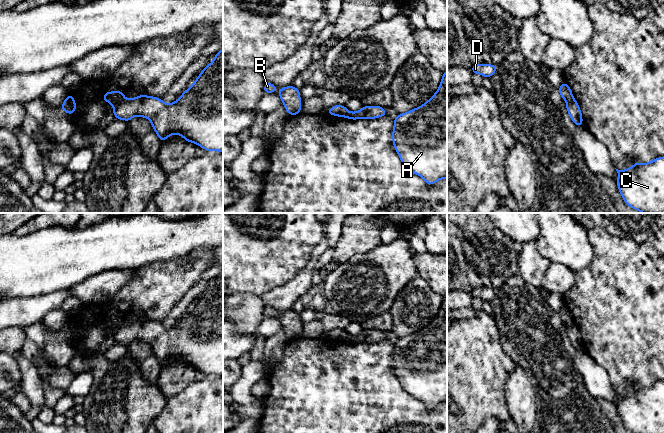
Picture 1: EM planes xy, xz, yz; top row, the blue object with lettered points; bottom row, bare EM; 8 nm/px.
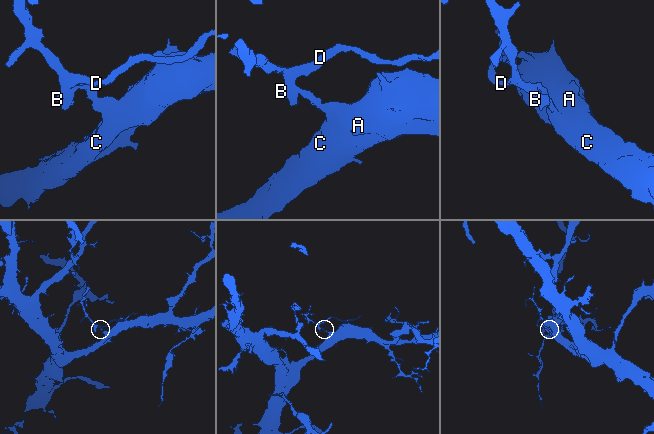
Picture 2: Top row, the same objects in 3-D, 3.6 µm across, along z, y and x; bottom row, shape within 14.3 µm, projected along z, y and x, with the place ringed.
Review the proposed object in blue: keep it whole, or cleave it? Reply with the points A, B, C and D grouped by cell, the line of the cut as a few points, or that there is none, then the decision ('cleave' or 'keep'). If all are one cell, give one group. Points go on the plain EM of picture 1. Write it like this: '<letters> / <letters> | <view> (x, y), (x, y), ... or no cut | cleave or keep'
A C / B D | xy (124, 322), (114, 330) | cleave

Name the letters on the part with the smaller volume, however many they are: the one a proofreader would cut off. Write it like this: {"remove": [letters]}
{"remove": ["B", "D"]}

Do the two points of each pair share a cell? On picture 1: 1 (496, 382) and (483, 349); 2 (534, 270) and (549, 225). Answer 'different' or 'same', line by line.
1: same
2: different

